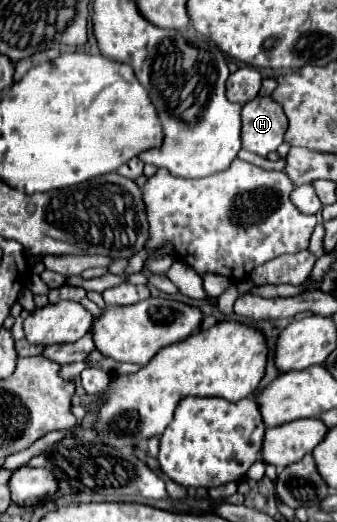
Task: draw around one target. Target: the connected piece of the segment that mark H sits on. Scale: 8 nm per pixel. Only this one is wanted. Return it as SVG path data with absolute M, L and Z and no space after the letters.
M258 95L242 107L242 147L266 157L284 141L288 117L270 95Z

